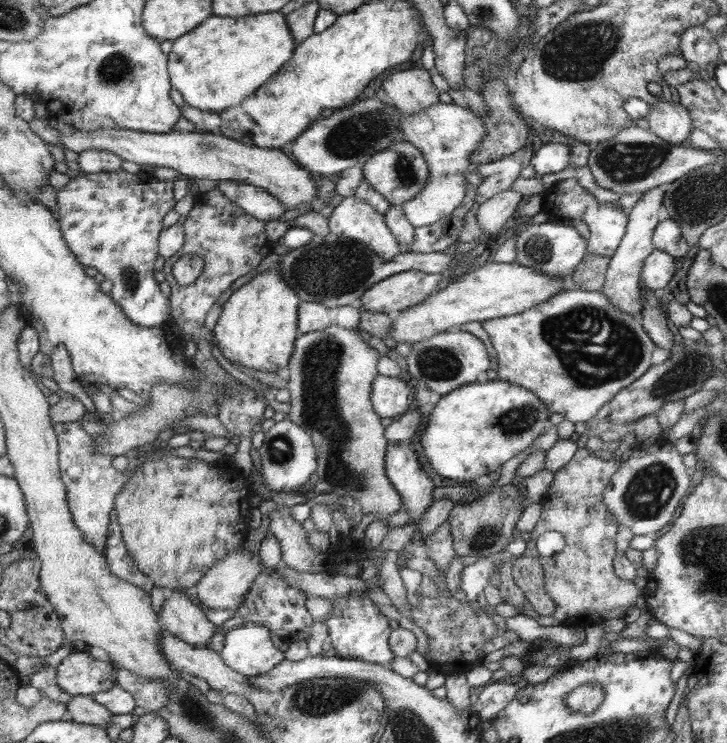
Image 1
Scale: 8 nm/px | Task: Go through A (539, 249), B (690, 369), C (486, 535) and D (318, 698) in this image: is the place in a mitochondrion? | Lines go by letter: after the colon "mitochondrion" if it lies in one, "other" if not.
A: mitochondrion
B: mitochondrion
C: mitochondrion
D: mitochondrion

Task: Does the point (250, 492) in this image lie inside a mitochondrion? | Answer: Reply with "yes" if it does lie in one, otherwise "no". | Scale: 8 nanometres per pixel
no

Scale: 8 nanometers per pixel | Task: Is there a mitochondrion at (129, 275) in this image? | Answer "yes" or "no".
yes

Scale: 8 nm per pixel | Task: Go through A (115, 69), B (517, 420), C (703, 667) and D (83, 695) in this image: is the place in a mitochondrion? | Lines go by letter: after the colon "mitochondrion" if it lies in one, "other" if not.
A: mitochondrion
B: mitochondrion
C: other
D: other

